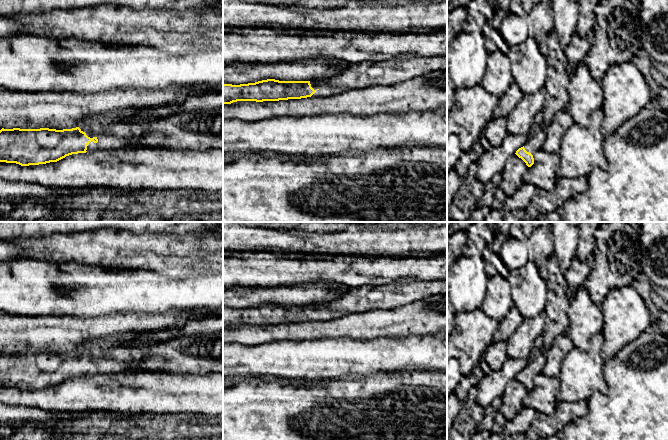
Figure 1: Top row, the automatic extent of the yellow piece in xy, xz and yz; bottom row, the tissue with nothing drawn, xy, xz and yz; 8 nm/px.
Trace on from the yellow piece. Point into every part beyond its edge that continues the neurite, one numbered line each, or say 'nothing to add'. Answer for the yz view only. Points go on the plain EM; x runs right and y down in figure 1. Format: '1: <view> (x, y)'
1: yz (536, 361)

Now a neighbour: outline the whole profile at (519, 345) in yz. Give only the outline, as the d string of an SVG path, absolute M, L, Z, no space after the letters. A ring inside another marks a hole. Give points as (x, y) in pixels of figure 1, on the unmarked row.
M541 313L535 318L524 319L522 325L510 336L507 340L507 356L508 358L527 359L532 351L533 346L536 344L535 340L541 336L546 326L546 314Z

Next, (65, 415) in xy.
M0 403L0 424L32 427L54 425L57 421L82 417L87 412L51 412L22 405Z

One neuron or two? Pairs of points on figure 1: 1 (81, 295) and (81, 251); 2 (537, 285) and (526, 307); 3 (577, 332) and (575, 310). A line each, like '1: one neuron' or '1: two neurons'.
1: two neurons
2: one neuron
3: one neuron

